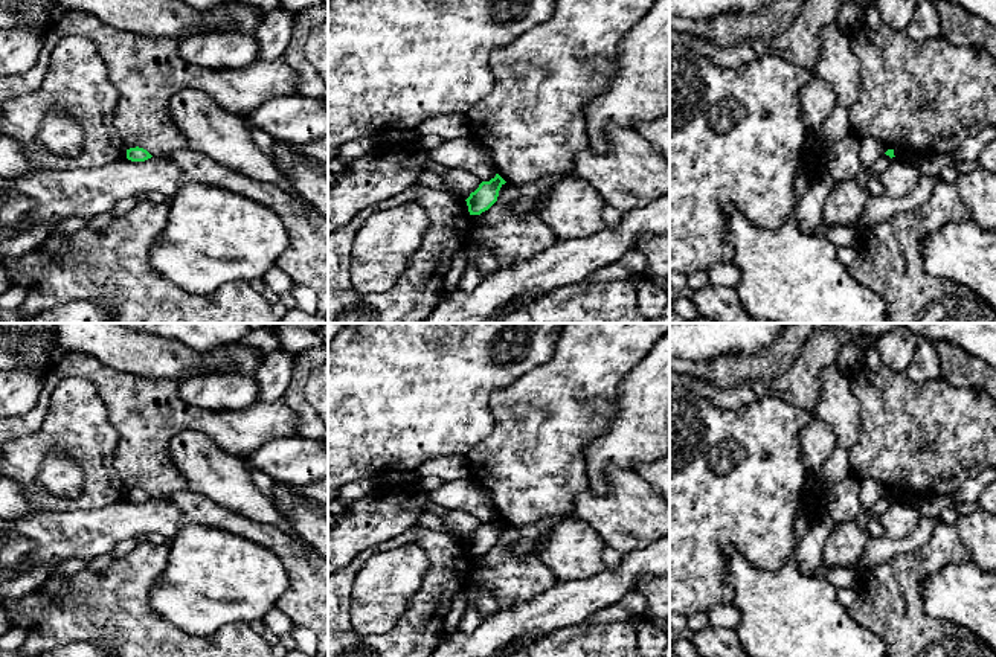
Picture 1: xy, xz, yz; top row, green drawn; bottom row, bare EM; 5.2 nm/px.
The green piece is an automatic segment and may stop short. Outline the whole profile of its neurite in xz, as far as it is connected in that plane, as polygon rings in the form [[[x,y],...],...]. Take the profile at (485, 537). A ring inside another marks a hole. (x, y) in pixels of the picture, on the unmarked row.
[[[499,515],[490,523],[482,523],[465,541],[470,556],[480,556],[488,552],[497,543],[499,532],[505,524],[506,523]]]

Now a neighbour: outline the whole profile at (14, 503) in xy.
[[[0,477],[0,520],[11,521],[29,514],[43,512],[29,503],[21,485],[12,479]]]

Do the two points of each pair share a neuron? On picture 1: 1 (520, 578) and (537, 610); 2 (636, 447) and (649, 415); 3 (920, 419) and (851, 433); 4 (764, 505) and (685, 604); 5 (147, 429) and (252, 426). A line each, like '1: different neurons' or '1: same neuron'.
1: different neurons
2: same neuron
3: different neurons
4: same neuron
5: same neuron

